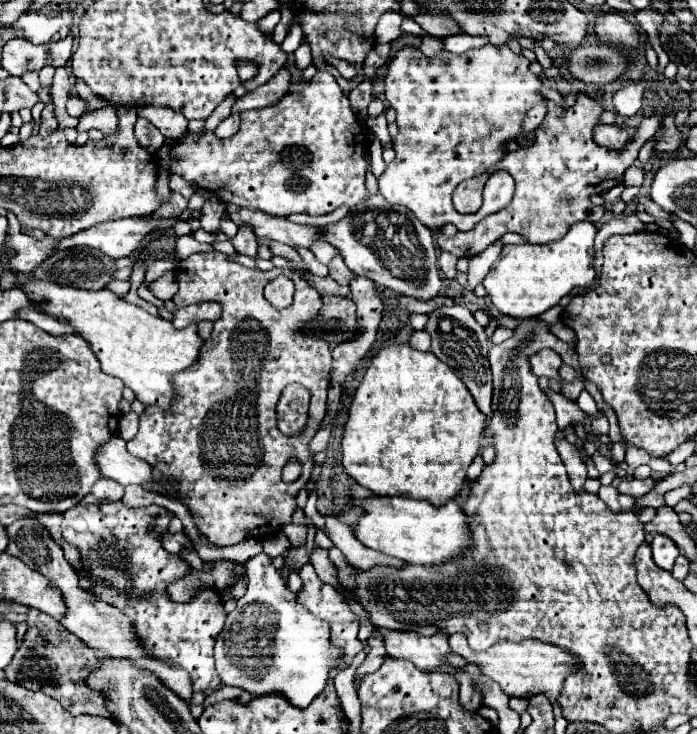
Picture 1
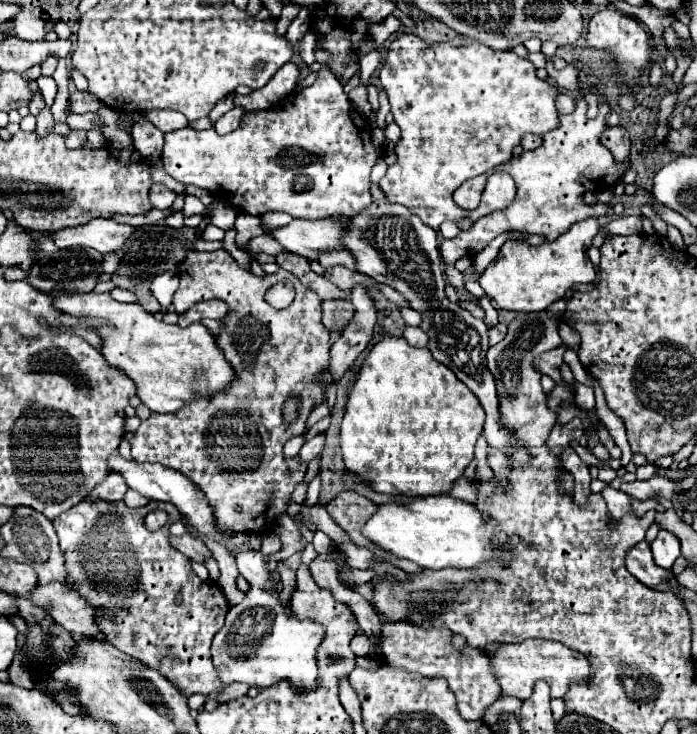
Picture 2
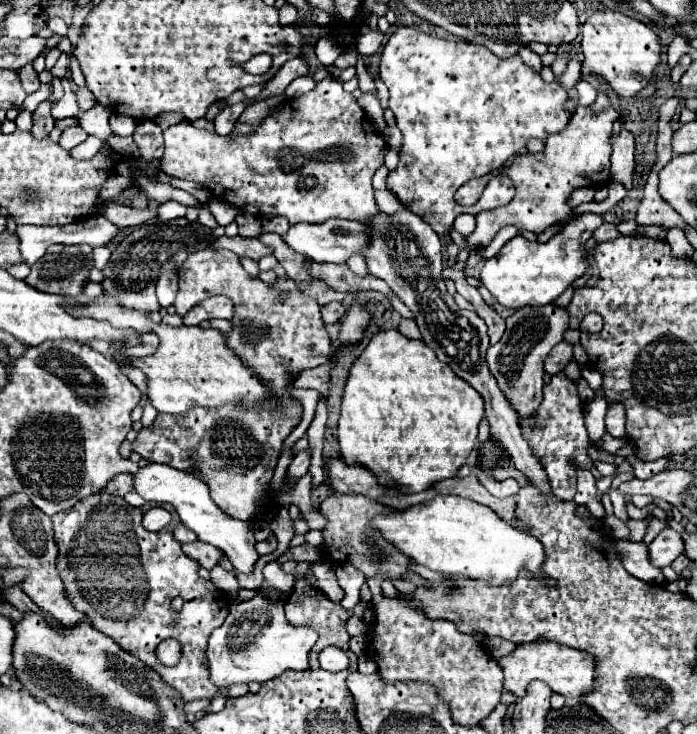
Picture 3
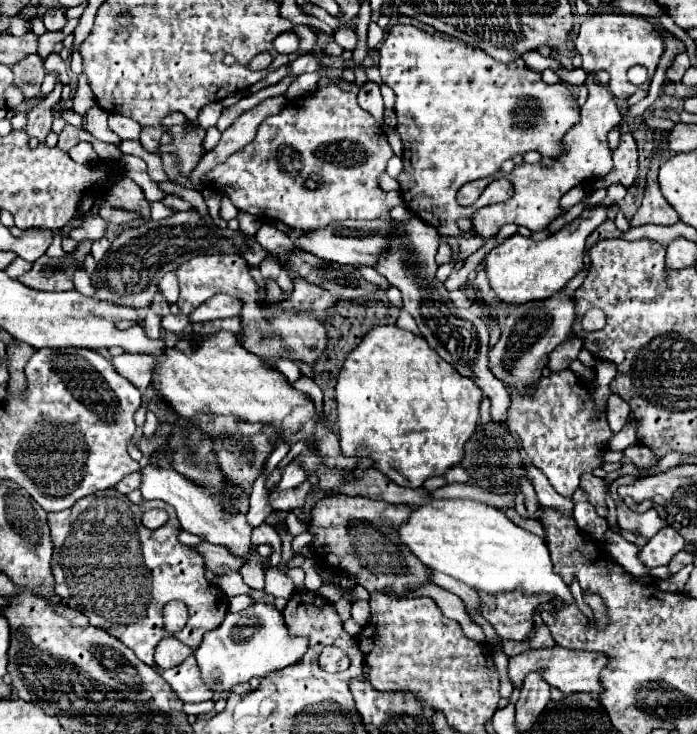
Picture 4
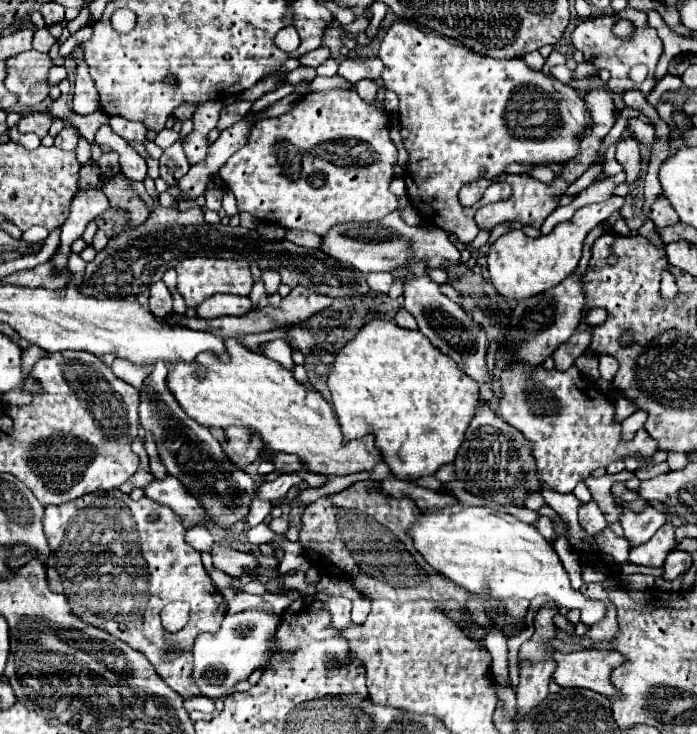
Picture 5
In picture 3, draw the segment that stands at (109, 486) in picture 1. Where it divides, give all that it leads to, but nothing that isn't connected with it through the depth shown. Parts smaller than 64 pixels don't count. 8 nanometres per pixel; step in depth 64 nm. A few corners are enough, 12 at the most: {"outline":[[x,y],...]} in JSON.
{"outline":[[118,474],[106,490],[116,496],[126,496],[134,490],[132,474]]}

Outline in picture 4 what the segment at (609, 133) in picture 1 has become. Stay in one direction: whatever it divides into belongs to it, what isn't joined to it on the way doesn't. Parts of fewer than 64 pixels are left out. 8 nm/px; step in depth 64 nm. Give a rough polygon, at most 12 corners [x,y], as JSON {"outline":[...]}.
{"outline":[[630,132],[614,150],[614,172],[594,186],[628,188],[638,174],[638,150]]}

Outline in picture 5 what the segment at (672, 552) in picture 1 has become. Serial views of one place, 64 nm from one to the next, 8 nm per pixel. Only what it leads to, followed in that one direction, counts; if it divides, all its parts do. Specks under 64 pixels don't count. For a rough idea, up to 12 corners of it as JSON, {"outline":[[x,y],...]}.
{"outline":[[666,522],[658,536],[634,547],[634,564],[660,568],[666,554],[676,546],[674,526]]}

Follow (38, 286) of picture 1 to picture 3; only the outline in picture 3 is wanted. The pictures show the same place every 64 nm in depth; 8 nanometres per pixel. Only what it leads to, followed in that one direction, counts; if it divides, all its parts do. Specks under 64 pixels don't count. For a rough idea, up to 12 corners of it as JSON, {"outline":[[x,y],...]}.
{"outline":[[98,296],[72,314],[156,332],[148,376],[158,412],[282,402],[220,330],[172,328]]}

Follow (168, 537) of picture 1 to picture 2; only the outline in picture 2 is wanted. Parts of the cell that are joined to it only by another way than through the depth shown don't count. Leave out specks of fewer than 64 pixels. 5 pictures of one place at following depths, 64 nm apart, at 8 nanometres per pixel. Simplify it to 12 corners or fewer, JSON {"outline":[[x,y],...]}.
{"outline":[[174,538],[174,548],[192,562],[206,564],[212,558],[208,546],[198,538]]}

